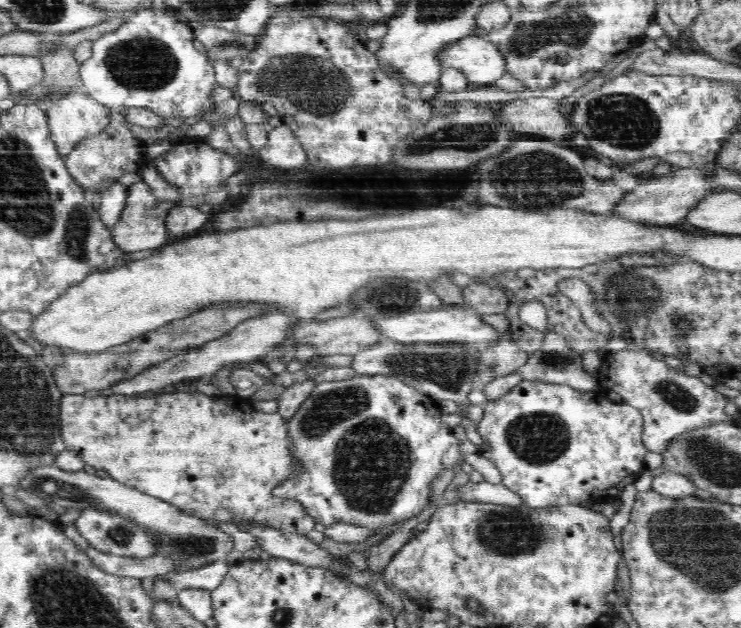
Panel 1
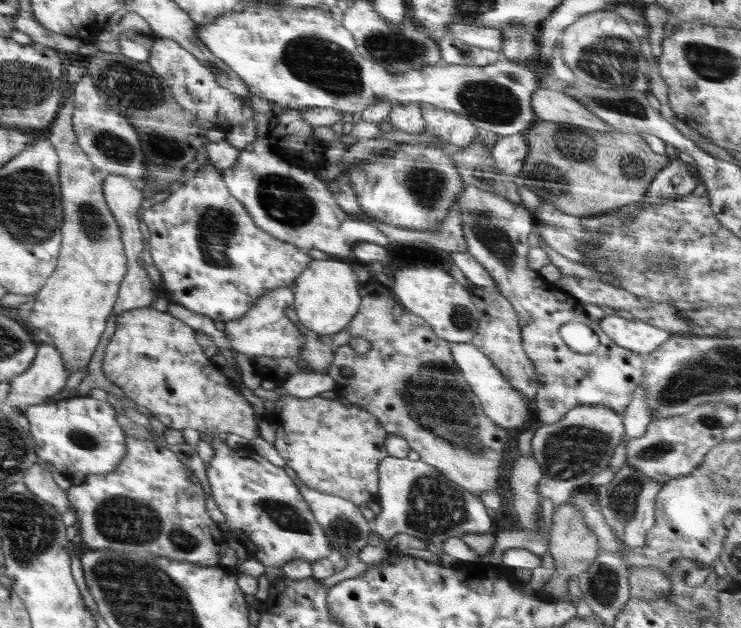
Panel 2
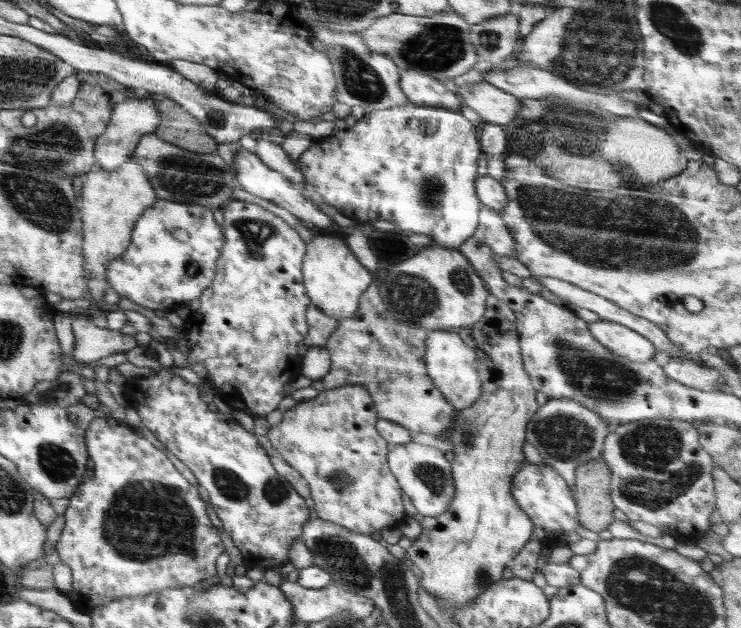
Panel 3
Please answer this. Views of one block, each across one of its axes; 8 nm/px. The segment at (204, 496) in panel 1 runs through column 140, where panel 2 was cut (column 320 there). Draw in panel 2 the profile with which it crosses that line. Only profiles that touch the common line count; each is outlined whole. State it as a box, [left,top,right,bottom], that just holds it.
[267,395,389,505]

